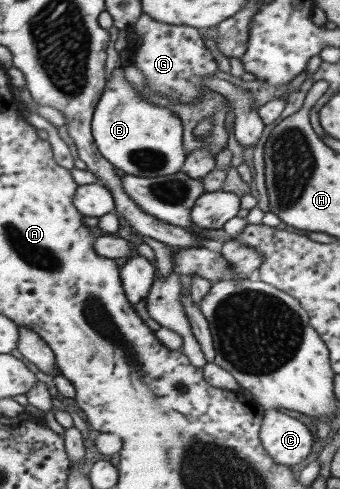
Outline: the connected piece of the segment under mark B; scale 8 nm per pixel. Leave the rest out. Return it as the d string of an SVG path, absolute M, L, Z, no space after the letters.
M120 66L111 72L94 106L90 121L92 139L101 156L126 174L141 178L175 174L180 171L186 154L181 143L180 121L170 113L167 106L149 102L141 90L131 86Z

